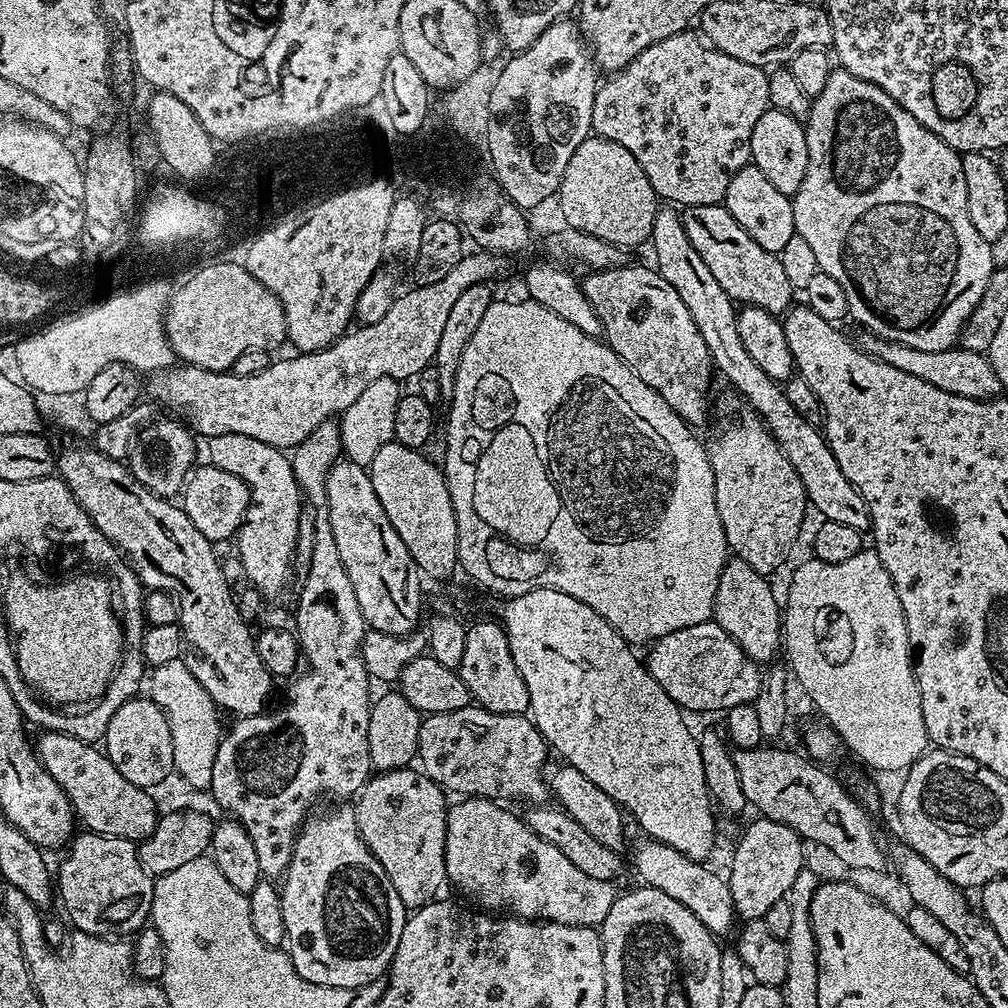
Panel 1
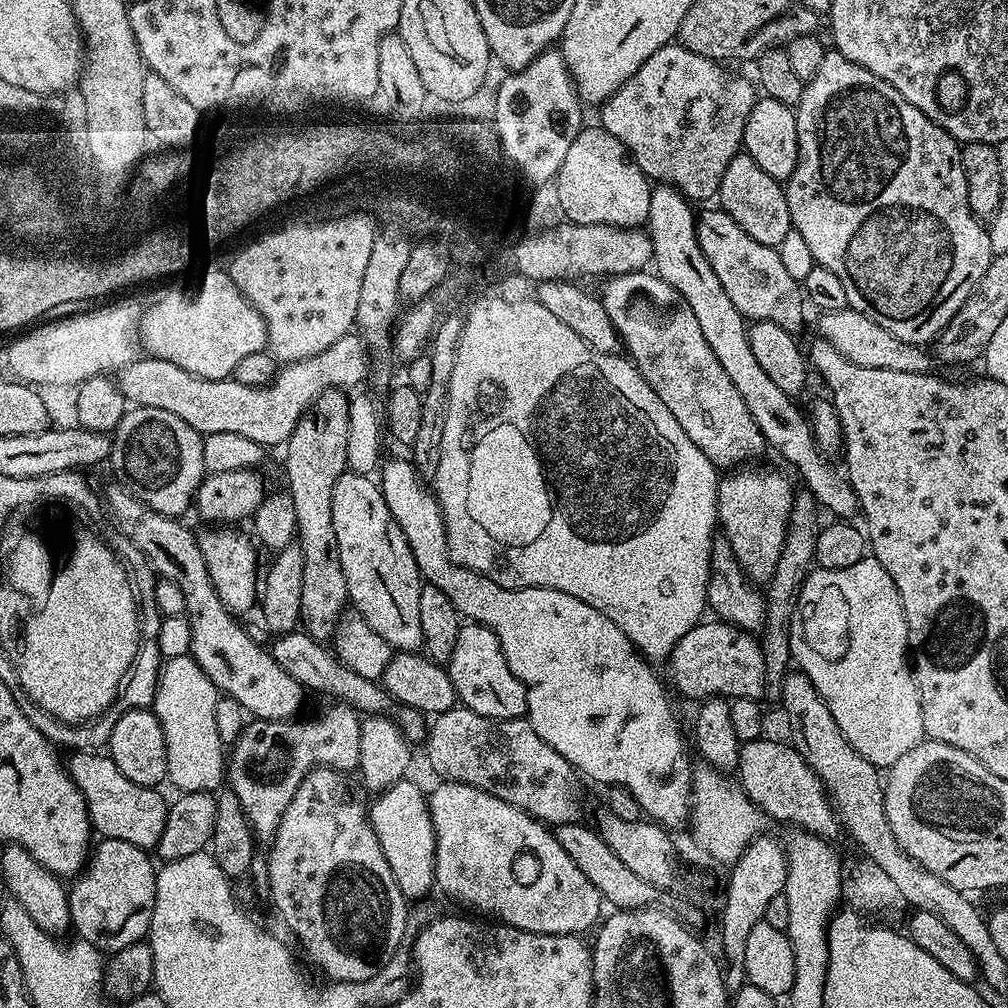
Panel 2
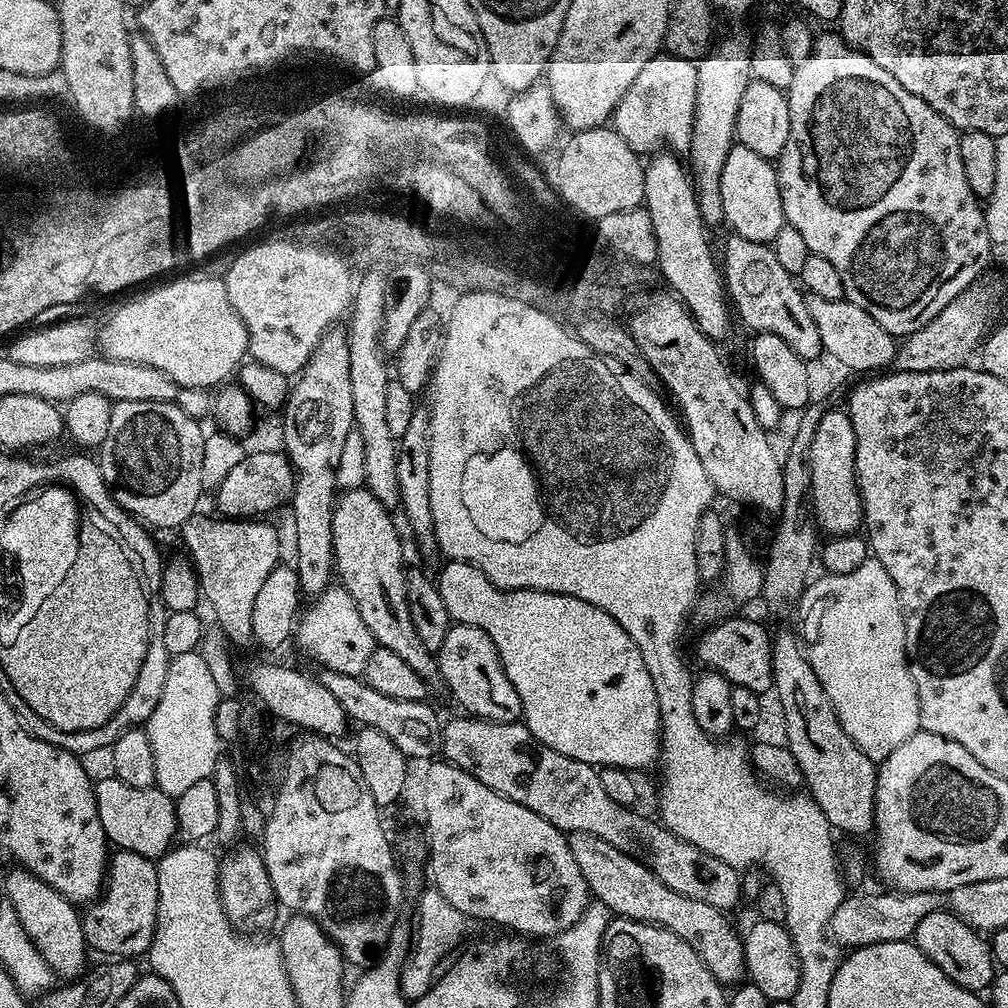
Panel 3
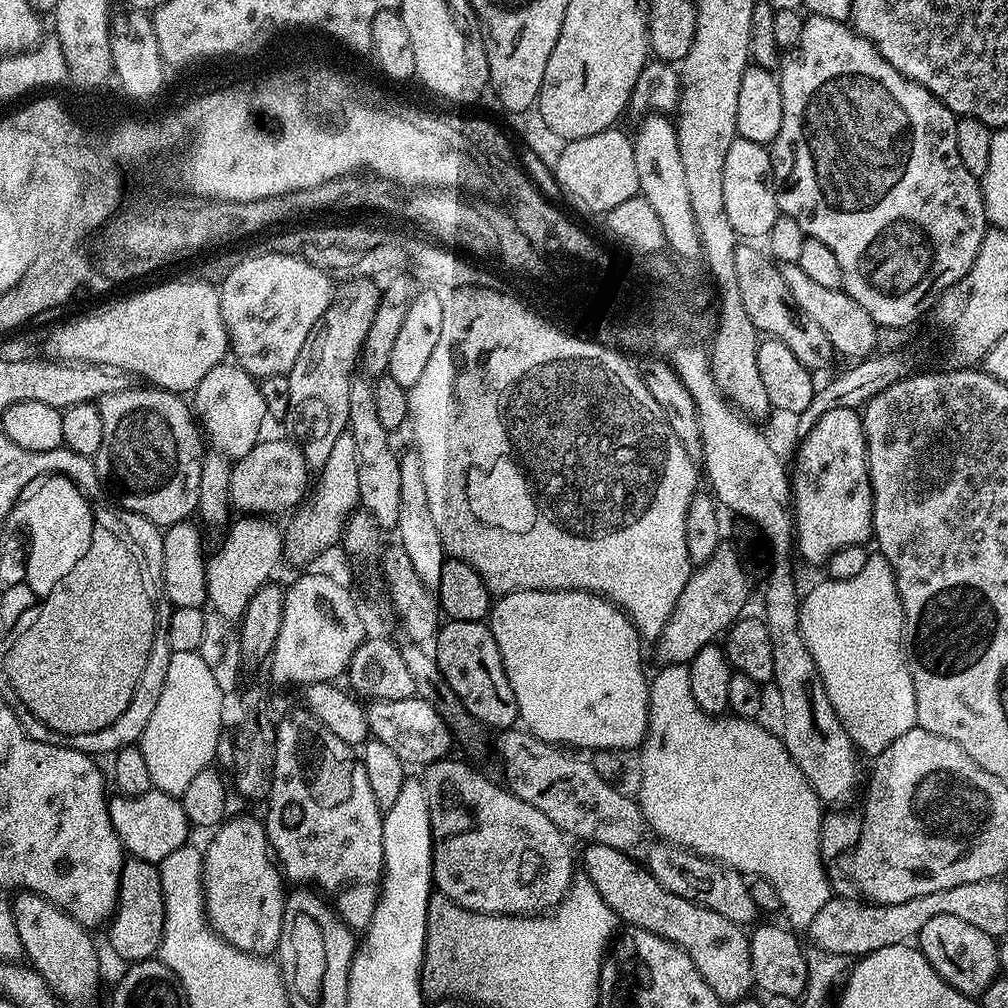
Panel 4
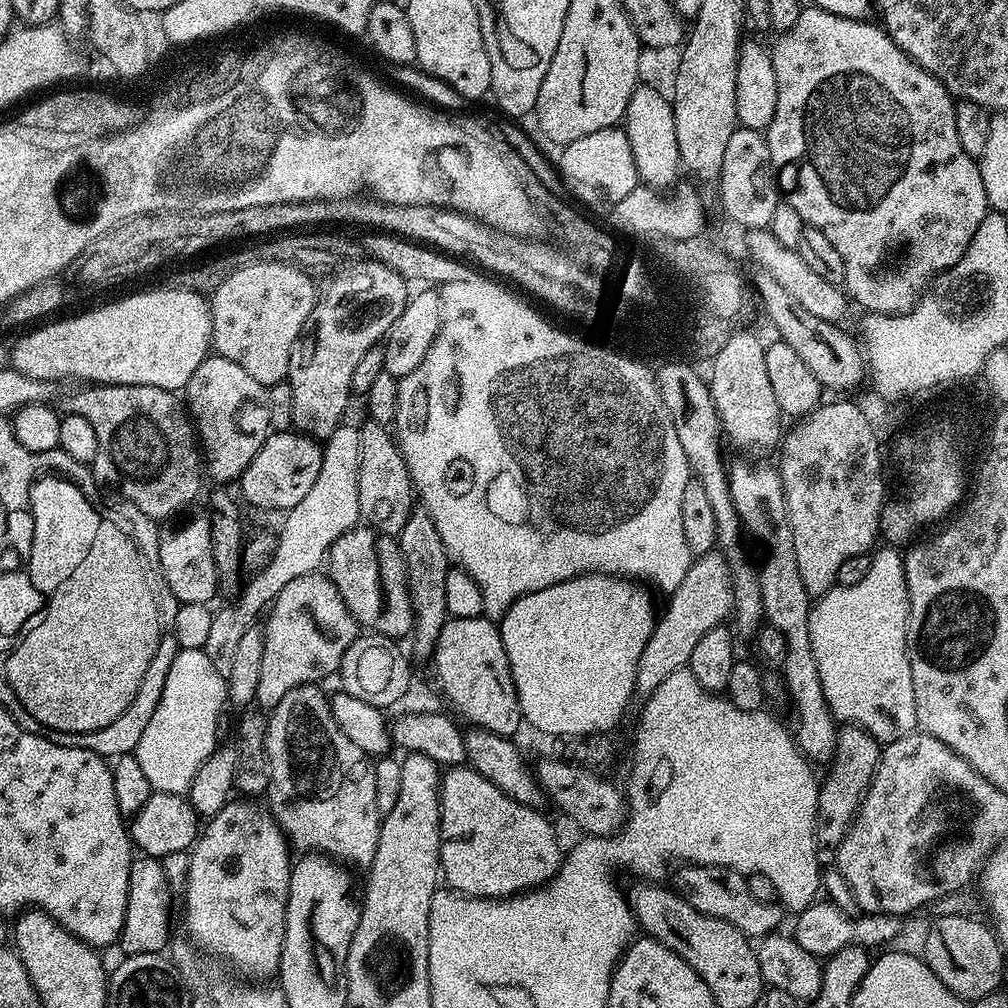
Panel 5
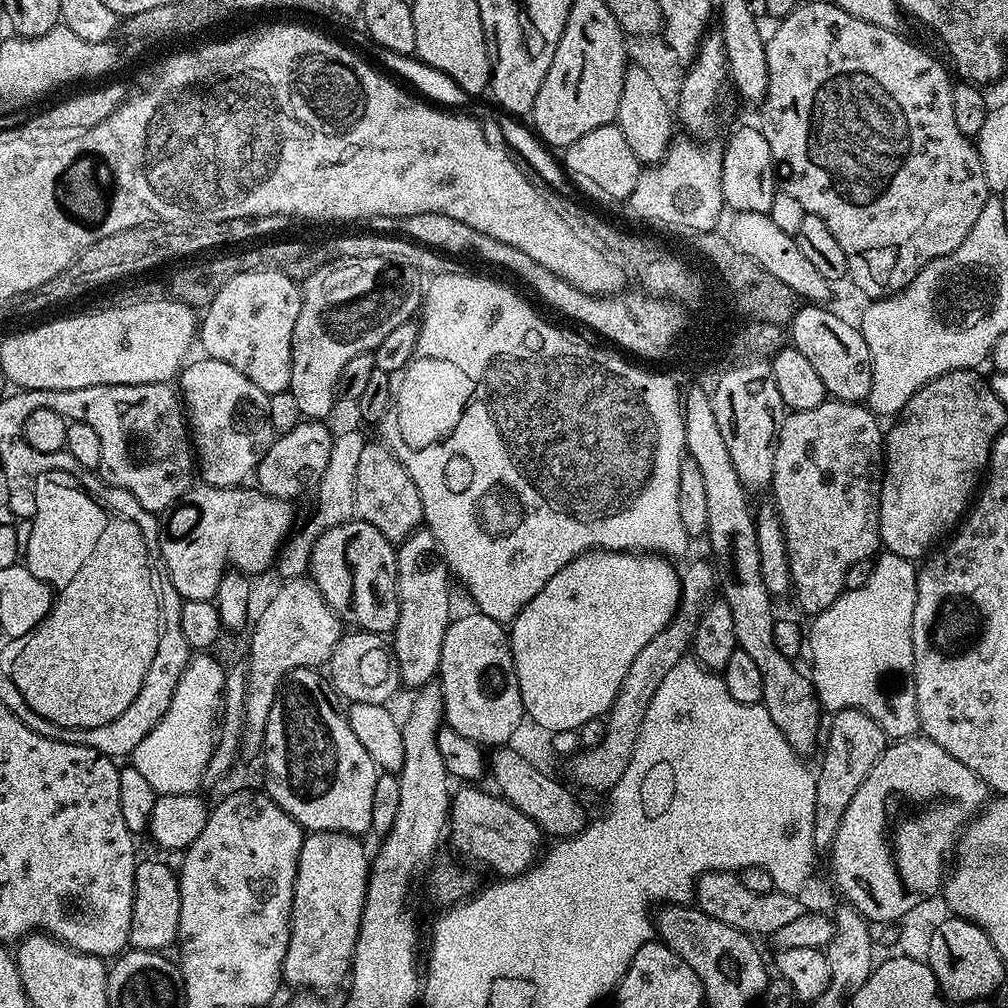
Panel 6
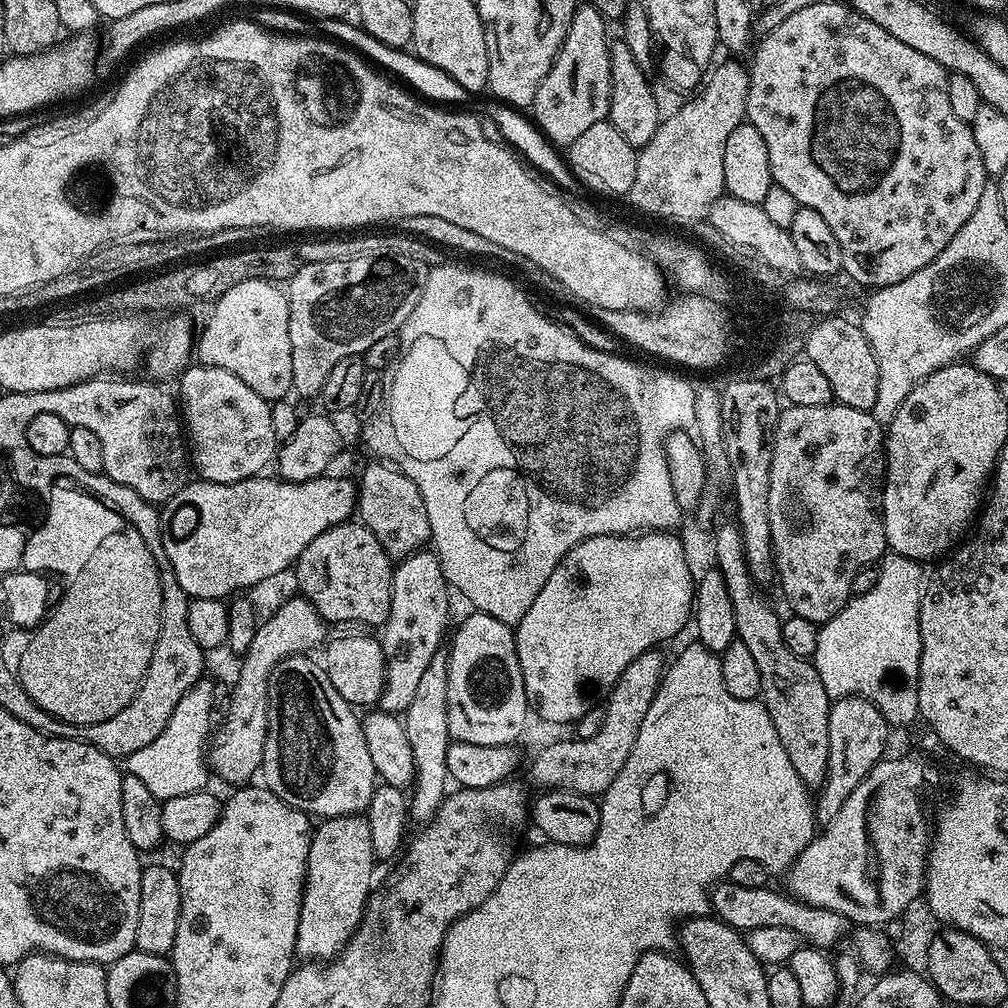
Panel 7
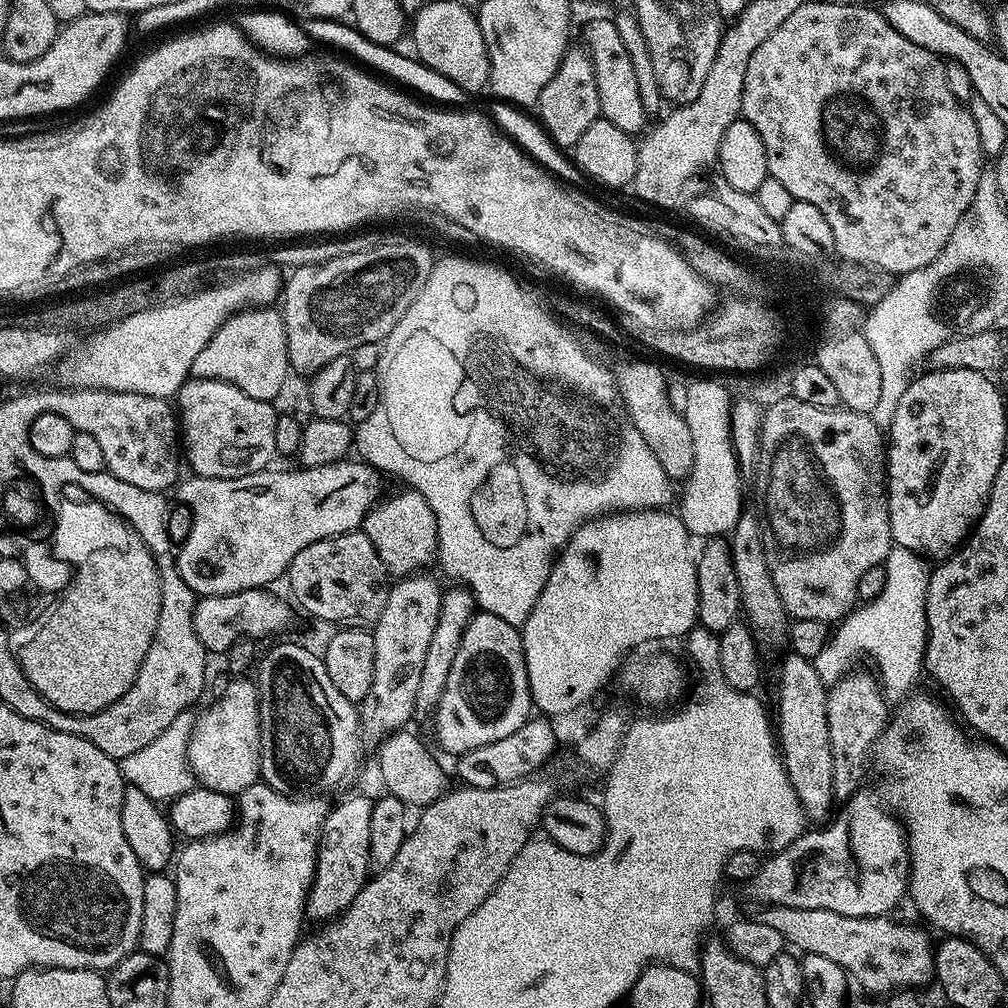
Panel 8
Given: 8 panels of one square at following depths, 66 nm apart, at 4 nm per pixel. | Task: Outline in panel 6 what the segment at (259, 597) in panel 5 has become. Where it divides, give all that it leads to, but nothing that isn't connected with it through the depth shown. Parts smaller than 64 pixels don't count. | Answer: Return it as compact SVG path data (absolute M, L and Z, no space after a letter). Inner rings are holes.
M348 428L345 432L337 431L332 438L330 446L330 462L326 465L326 474L322 474L320 483L315 485L316 509L312 517L304 524L304 529L293 531L285 545L280 550L279 557L274 565L274 572L287 582L303 577L308 572L308 563L314 542L326 530L353 519L356 510L356 475L358 474L358 461L362 455L362 446L366 443L363 436L356 428Z

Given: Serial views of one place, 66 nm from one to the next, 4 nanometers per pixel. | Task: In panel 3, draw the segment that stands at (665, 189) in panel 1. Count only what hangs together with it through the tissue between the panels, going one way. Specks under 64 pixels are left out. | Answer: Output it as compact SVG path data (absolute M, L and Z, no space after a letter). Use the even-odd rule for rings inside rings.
M661 54L650 58L638 78L630 85L630 90L622 94L622 102L614 110L611 127L637 154L655 154L668 149L676 154L684 154L692 146L692 127L696 109L698 78L696 64L686 58Z

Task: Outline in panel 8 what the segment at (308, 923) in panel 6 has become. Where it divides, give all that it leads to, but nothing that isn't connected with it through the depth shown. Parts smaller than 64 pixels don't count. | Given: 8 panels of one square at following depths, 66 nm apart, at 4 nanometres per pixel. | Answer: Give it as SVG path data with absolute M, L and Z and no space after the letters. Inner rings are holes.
M348 796L341 804L333 803L320 828L320 844L316 848L316 873L308 892L304 915L309 921L327 922L342 915L358 898L370 879L370 810L373 797Z

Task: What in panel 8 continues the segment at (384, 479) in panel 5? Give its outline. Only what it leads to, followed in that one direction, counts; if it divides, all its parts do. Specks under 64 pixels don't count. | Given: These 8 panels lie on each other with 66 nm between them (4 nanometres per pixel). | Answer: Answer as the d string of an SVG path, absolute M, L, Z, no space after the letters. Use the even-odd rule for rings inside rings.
M403 491L377 500L362 525L366 538L374 542L374 550L378 550L378 558L382 558L385 570L396 578L427 569L424 567L436 560L438 546L438 522L434 518L434 510L430 510L426 498L422 498L420 492Z

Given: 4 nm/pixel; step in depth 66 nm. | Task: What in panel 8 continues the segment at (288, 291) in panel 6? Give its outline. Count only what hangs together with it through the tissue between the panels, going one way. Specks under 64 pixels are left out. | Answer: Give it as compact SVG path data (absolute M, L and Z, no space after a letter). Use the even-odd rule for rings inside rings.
M249 306L240 309L218 326L214 338L202 346L194 358L193 377L226 380L251 398L275 401L290 377L288 343L284 317L272 306Z

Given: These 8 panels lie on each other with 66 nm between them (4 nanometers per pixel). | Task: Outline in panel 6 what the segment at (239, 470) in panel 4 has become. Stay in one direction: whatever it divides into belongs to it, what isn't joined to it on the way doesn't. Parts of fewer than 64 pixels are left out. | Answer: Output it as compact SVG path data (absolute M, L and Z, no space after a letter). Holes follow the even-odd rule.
M301 419L294 430L279 433L254 473L260 491L279 500L291 501L292 496L306 491L308 487L309 491L319 484L322 474L326 474L326 465L330 462L330 446L334 435L333 429L328 429L326 425L324 420Z

